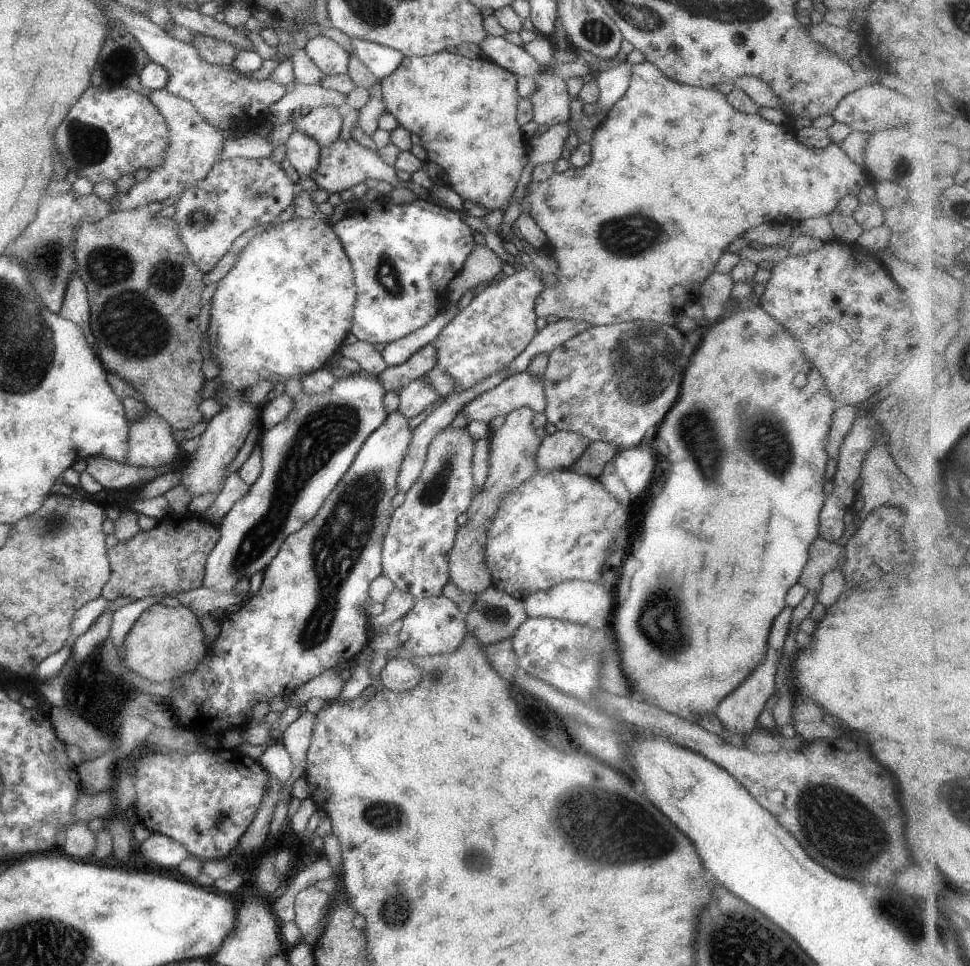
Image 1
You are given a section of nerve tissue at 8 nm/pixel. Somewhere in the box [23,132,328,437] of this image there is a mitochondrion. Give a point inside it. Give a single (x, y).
(128, 323)

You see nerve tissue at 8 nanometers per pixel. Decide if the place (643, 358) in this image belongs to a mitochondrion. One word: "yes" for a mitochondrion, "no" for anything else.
yes

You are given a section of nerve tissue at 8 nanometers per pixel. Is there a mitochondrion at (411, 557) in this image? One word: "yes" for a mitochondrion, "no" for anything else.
no

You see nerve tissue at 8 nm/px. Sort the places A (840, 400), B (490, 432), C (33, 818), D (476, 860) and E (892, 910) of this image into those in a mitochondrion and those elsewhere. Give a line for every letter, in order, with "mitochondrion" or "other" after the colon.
A: other
B: other
C: other
D: mitochondrion
E: mitochondrion

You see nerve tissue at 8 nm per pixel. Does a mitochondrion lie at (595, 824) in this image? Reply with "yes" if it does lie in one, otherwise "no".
yes

